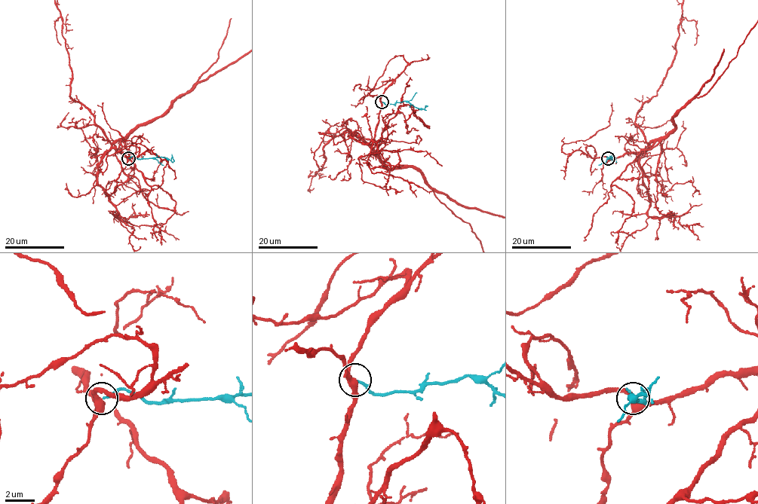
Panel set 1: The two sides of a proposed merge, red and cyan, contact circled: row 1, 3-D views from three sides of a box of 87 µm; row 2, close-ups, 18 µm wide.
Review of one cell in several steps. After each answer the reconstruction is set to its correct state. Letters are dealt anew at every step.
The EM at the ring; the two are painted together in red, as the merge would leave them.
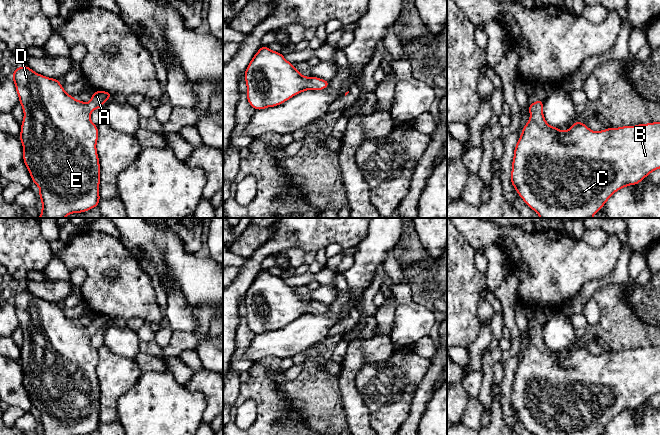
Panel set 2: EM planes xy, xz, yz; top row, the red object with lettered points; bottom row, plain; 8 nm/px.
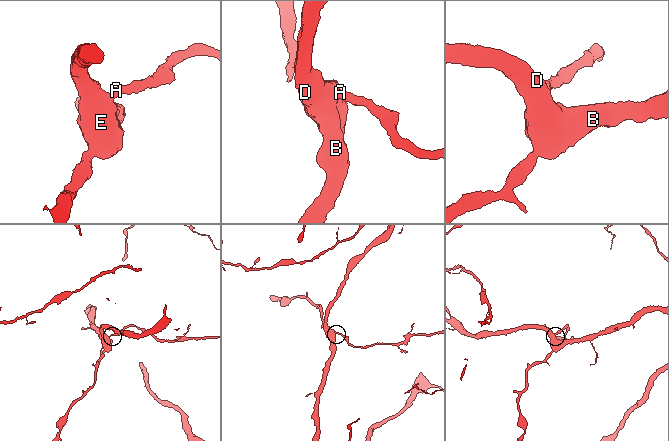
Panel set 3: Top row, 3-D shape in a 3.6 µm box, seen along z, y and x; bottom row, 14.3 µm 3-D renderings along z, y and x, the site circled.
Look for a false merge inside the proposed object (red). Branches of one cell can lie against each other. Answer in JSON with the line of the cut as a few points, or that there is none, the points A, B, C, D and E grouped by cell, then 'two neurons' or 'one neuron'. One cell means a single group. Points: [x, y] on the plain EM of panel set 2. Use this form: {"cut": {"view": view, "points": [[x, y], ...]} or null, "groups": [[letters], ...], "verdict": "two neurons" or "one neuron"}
{"cut": null, "groups": [["A", "B", "C", "D", "E"]], "verdict": "one neuron"}

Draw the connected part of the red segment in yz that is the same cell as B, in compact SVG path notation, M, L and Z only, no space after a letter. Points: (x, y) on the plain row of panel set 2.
M536 324L529 329L530 343L515 370L511 394L511 408L532 434L599 435L615 416L637 409L660 392L660 346L610 351L596 356L581 345L575 345L569 354L561 355L546 346L543 327L543 324Z

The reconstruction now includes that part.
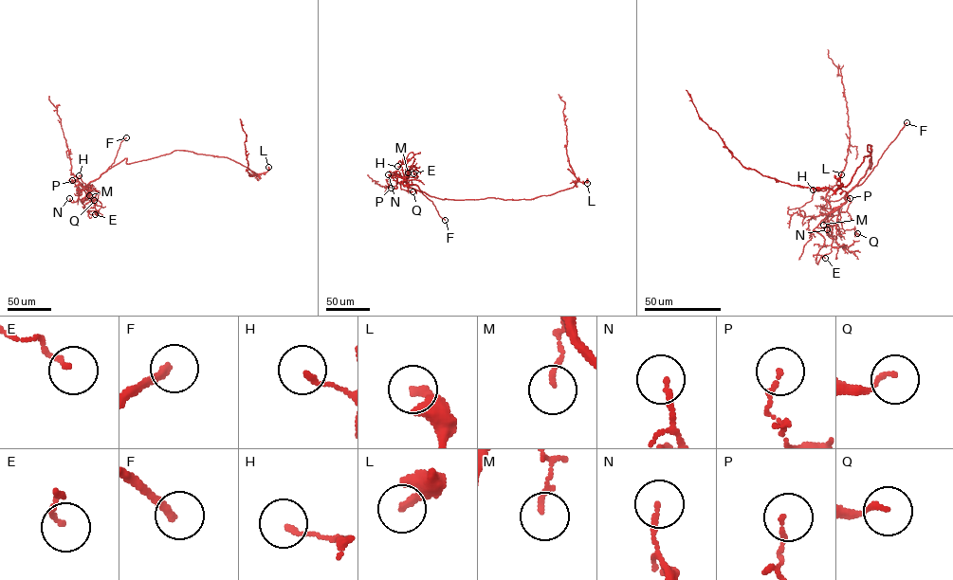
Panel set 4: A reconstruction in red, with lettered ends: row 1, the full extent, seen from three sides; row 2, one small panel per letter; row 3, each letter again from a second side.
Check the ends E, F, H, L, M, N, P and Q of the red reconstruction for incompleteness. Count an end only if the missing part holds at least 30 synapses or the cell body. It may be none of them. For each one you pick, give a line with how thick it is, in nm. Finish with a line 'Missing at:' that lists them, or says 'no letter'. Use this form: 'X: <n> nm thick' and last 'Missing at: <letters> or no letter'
F: 240 nm thick
Missing at: F

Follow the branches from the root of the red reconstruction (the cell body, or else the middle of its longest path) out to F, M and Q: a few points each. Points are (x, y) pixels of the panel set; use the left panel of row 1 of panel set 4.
F: (169, 154), (129, 163), (125, 158), (102, 173), (113, 163), (120, 142), (126, 137)
M: (169, 154), (129, 163), (125, 158), (87, 185), (89, 195)
Q: (169, 154), (129, 163), (125, 158), (85, 186), (87, 197), (81, 201), (82, 197), (94, 200)

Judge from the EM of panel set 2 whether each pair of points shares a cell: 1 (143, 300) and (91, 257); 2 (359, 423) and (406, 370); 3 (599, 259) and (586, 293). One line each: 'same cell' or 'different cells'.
1: same cell
2: different cells
3: different cells

